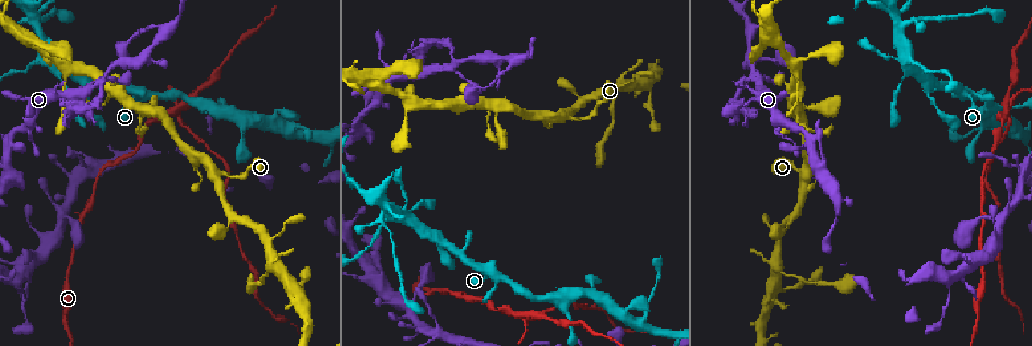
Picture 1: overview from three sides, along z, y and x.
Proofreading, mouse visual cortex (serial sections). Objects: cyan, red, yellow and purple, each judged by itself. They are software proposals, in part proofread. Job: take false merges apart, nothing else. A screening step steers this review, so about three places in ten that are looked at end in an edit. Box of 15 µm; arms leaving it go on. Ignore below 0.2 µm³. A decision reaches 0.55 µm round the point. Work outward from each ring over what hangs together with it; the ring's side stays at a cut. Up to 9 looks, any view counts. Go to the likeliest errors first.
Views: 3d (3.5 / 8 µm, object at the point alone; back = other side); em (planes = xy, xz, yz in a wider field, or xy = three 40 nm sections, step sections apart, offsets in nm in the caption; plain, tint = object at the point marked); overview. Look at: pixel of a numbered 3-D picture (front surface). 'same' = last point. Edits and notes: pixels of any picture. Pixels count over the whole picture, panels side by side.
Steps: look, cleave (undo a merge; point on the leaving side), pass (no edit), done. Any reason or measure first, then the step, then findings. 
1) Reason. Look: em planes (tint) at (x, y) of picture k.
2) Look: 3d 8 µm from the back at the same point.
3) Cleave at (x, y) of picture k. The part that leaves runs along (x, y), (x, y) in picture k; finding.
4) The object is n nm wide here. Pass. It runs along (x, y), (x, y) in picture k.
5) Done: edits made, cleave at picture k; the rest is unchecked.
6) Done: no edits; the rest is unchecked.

Three arms meet. Look: 3d 3.5 µm at (171, 112) of picture 1.

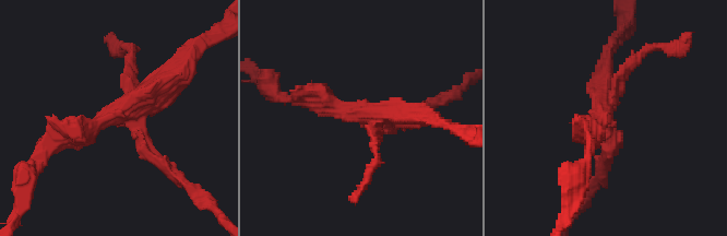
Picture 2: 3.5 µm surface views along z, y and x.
Shape alone is not enough. Look: em planes (tint) at (603, 114) of picture 2.

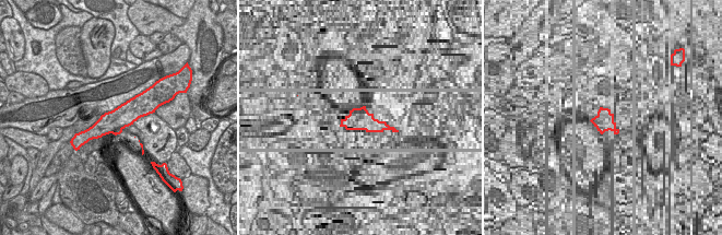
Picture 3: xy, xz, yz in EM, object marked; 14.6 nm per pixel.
Cleave at (146, 154) of picture 2. The part that leaves runs along (132, 118), (146, 152), (200, 196) in picture 2; a second cell is stuck on.

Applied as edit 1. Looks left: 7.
Three-way junction. Look: 3d 8 µm at (624, 82) of picture 1.

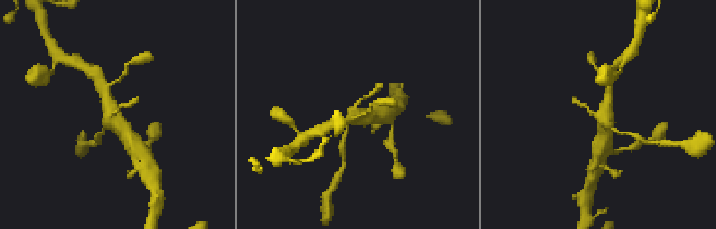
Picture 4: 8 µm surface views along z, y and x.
Shape alone is not enough. Look: em xy step 3 (tint) at (110, 116) of picture 4.

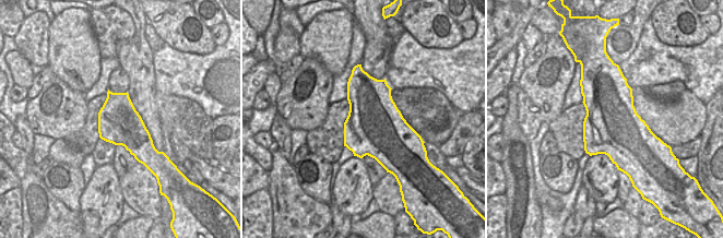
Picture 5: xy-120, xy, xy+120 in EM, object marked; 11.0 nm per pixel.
Pass. It runs along (105, 86), (111, 117), (132, 142) in picture 4; one cell here.

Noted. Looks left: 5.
Small branch off a trunk. Look: 3d 3.5 µm from the back at (39, 58) of picture 1.

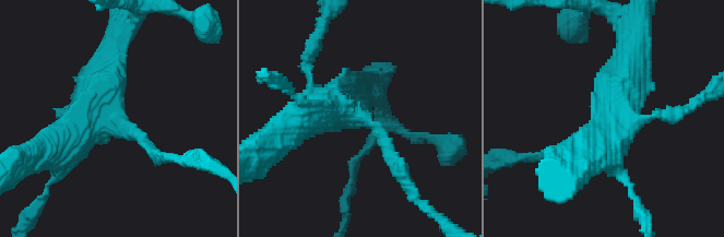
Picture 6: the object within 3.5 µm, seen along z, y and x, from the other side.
Look: em xy step 3 (tint) at (107, 120) of picture 6.

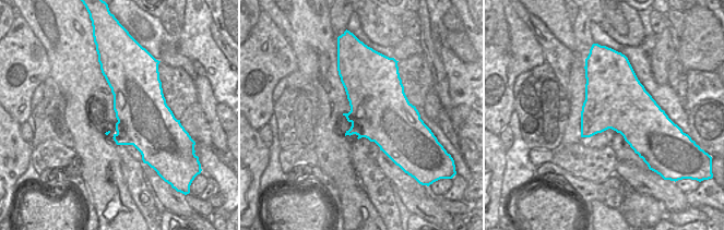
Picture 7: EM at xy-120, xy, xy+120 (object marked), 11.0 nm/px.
Pass. Continuous, no second cell.

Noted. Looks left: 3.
Three-way junction. Look: 3d 3.5 µm at (9, 138) of picture 1.

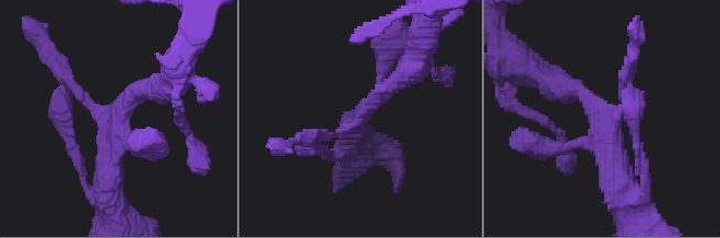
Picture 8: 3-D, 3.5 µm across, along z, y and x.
Look: em xy step 5 (tint) at (114, 123) of picture 8.

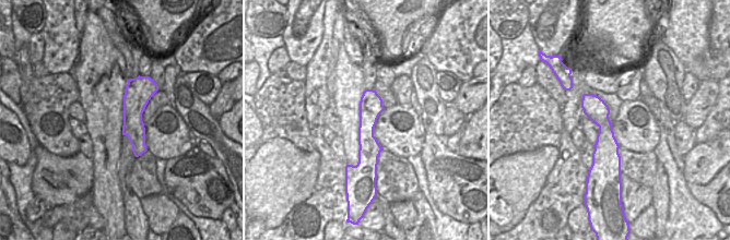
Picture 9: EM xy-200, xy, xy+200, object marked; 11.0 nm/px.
Cut it another way. Look: em xy step 2 (tint) at the same point.

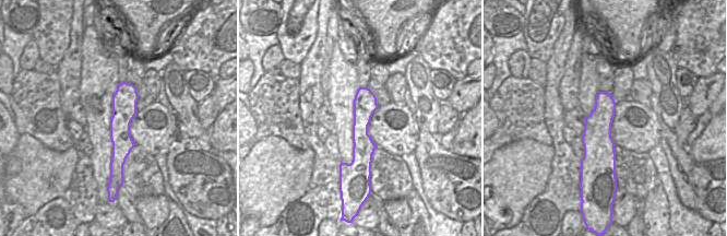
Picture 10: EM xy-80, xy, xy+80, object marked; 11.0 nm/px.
Pass. One cell here.

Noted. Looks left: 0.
Done: edits made, cleave at picture 2; the rest is unchecked.

